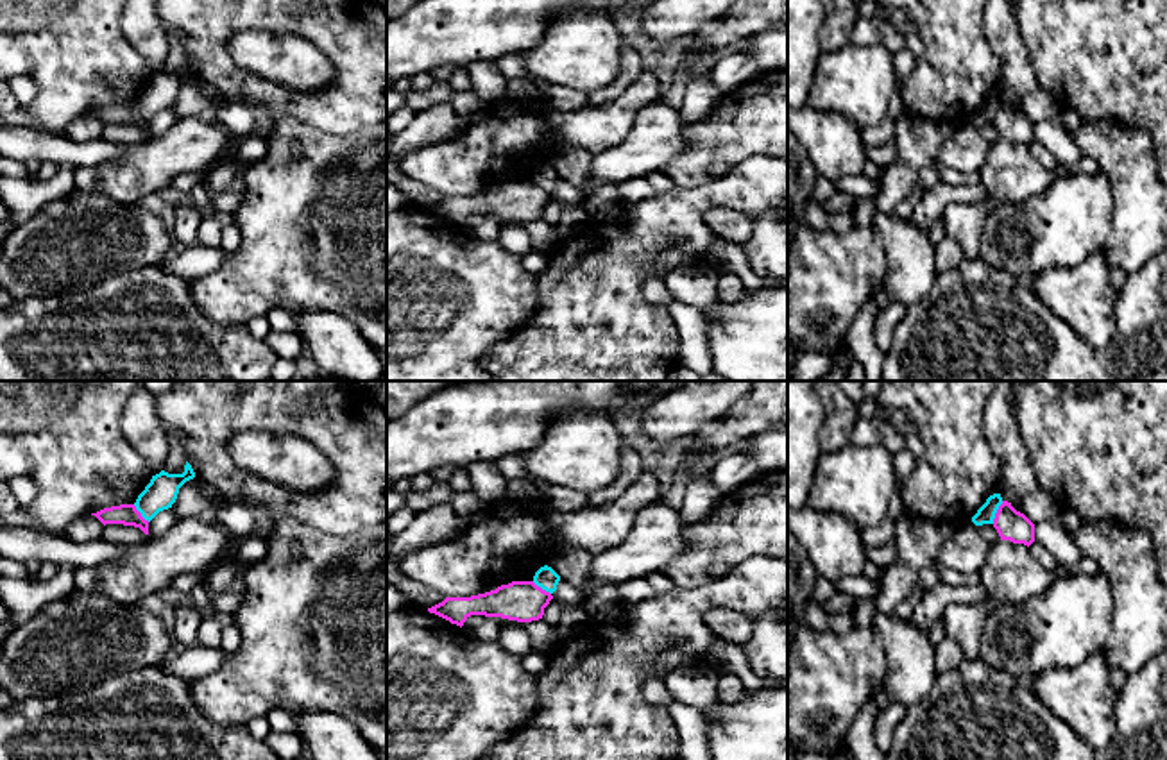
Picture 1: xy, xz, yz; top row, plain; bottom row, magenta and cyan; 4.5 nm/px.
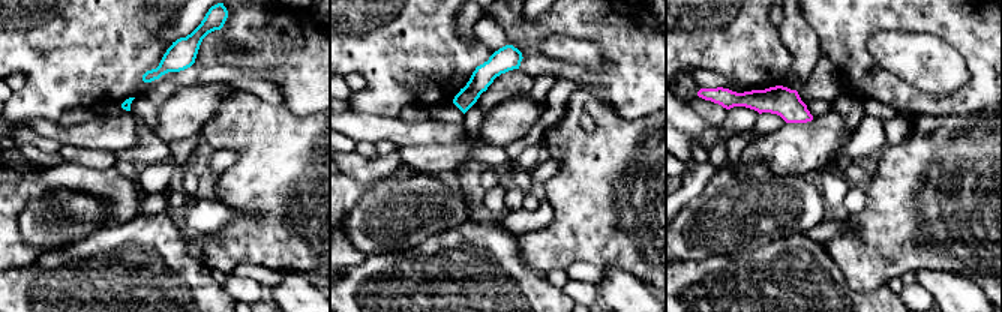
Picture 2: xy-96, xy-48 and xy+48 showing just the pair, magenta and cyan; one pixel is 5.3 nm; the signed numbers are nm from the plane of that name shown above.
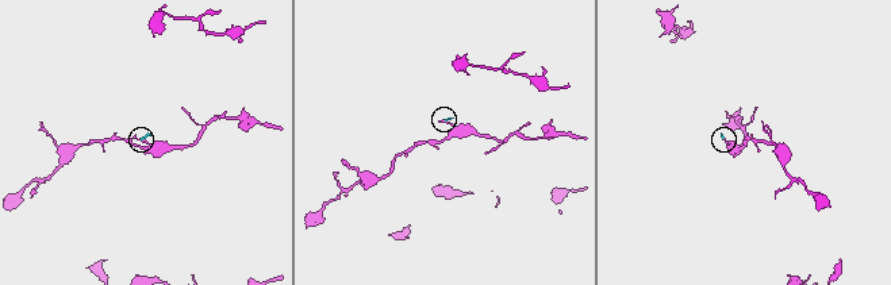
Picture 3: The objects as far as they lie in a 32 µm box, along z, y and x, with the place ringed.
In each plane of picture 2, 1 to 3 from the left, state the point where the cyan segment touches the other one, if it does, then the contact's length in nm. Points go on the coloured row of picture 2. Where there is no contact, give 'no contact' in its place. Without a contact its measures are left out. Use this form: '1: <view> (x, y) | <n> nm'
1: no contact
2: no contact
3: no contact

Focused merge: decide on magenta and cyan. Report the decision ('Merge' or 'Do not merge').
Do not merge

